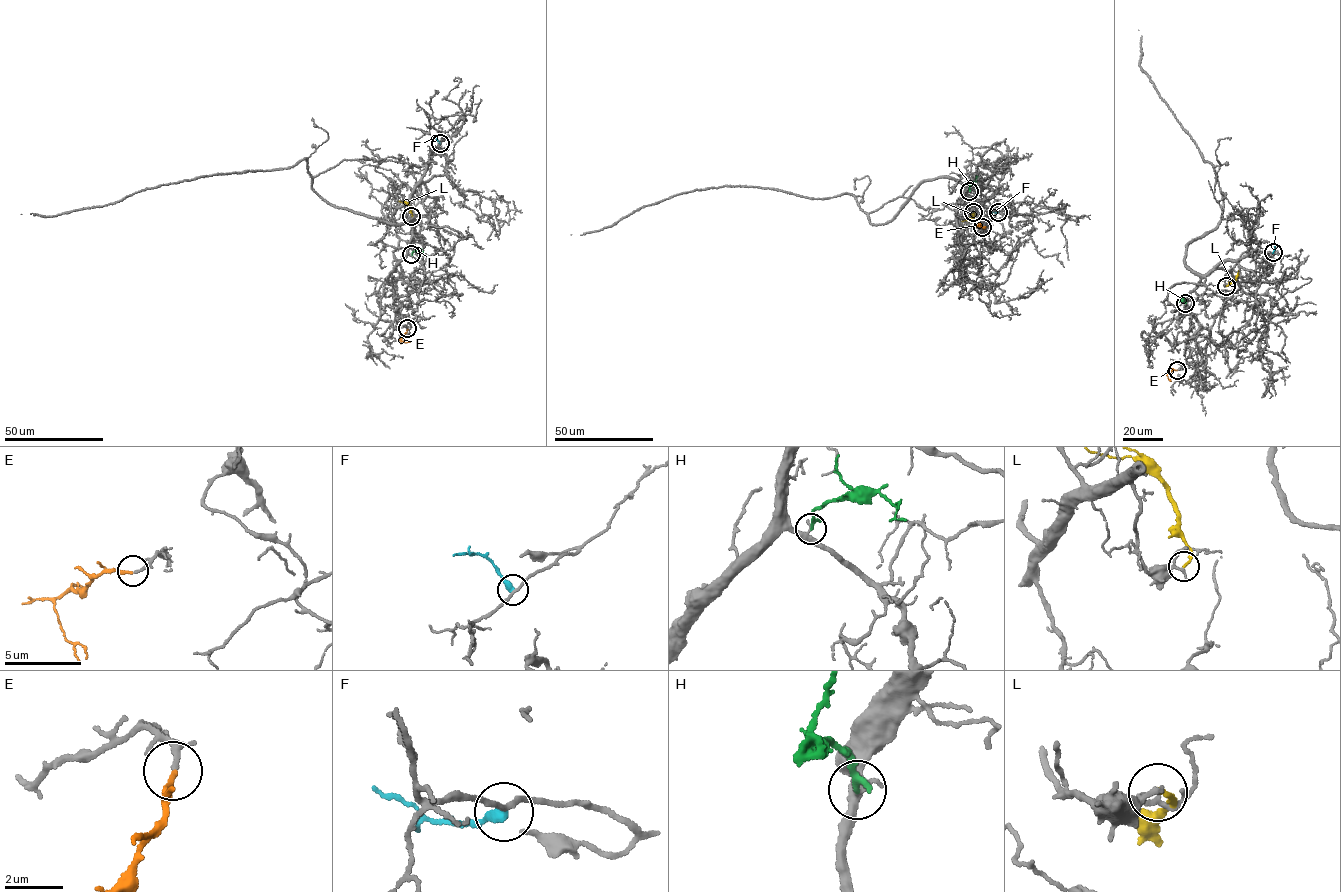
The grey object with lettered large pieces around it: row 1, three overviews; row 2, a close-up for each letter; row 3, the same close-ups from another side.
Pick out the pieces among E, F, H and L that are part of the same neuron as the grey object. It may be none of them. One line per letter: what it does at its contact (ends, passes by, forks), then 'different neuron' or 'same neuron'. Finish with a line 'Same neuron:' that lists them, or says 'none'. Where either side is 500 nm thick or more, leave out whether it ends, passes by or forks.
E: it ends there; same neuron
F: it ends there; different neuron
H: it ends there; different neuron
L: it ends there; different neuron
Same neuron: E

